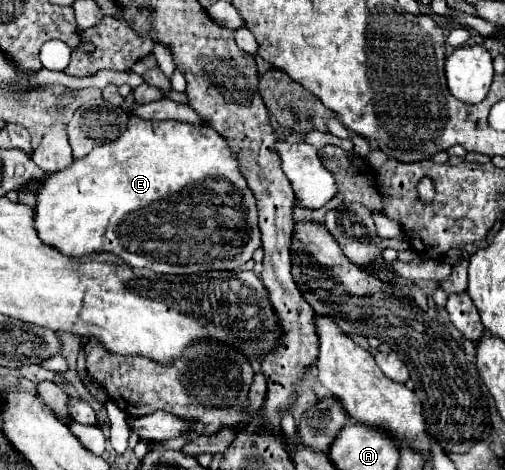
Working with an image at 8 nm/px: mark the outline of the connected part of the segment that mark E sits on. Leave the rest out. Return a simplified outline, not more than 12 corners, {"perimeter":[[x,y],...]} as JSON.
{"perimeter":[[130,116],[50,174],[40,240],[238,270],[258,210],[210,126]]}

